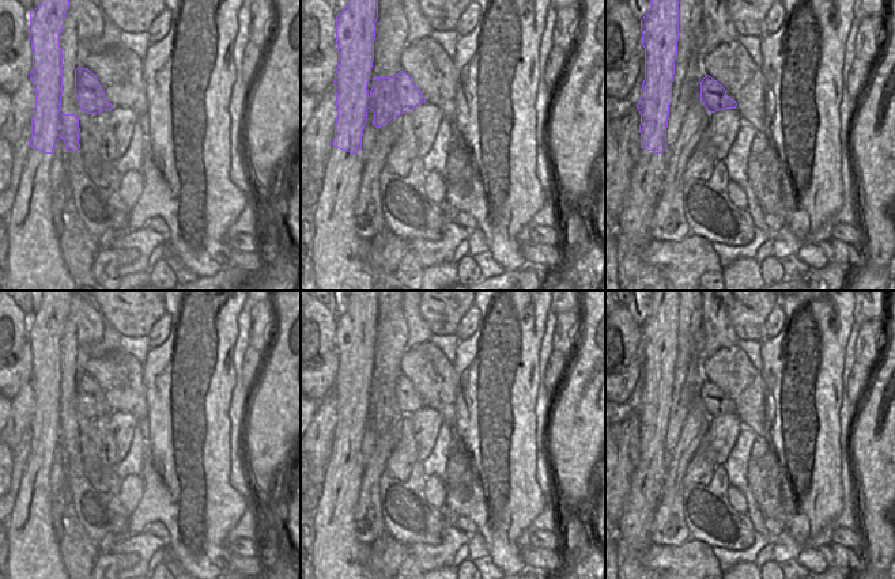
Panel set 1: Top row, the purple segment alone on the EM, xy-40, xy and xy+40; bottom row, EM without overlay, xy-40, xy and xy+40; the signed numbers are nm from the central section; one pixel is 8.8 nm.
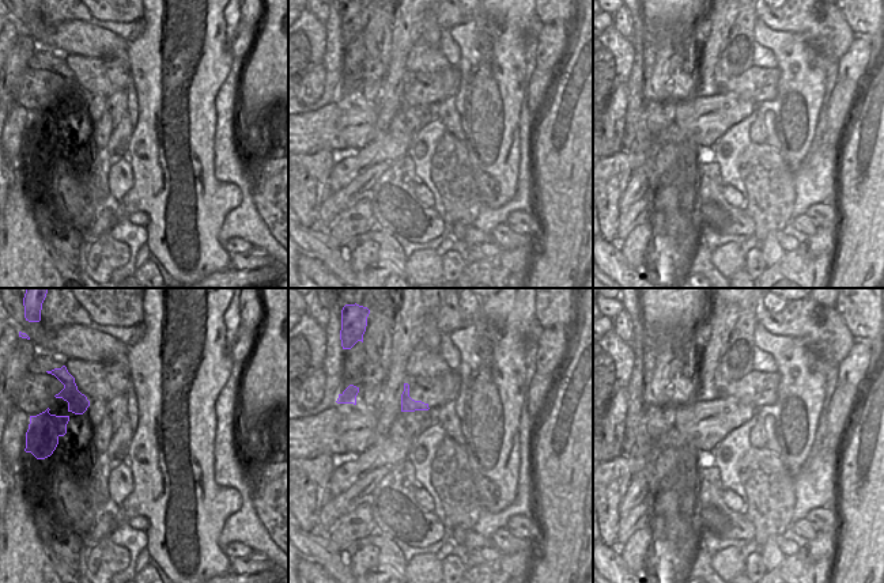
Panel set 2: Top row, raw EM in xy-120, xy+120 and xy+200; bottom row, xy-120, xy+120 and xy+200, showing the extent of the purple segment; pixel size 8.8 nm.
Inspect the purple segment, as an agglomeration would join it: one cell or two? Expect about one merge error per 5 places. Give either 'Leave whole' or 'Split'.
Leave whole.

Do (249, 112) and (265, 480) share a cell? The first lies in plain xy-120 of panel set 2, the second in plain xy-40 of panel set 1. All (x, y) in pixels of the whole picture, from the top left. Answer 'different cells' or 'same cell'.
same cell

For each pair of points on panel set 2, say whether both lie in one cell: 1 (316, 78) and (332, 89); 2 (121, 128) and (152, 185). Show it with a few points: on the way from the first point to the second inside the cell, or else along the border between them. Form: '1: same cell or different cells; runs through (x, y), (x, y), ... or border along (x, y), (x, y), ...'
1: different cells; border along (322, 64), (322, 94), (306, 106)
2: different cells; border along (133, 128), (127, 143)

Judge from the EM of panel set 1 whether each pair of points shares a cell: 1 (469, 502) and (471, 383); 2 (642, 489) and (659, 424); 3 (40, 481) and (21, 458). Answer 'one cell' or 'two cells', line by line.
1: one cell
2: one cell
3: two cells

